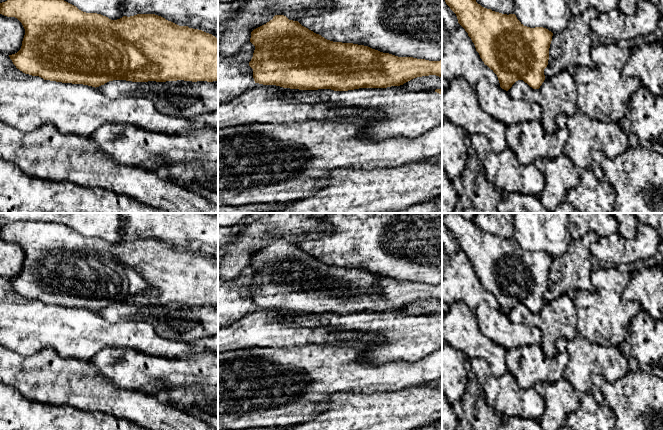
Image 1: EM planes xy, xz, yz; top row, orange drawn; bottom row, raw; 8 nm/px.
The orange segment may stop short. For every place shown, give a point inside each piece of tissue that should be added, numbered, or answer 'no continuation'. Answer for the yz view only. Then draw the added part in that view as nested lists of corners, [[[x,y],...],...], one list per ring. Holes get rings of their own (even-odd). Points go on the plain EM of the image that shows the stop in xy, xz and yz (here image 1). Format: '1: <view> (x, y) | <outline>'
no continuation

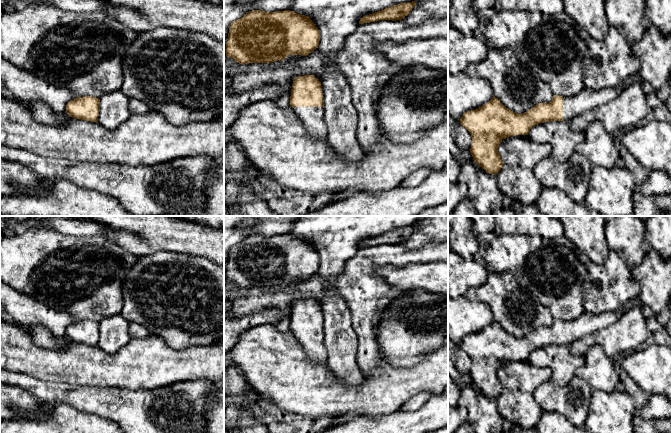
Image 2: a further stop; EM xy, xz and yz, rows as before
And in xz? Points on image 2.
1: xz (312, 342) | [[[294,331],[307,358],[321,366],[328,366],[328,352],[324,346],[324,331]]]

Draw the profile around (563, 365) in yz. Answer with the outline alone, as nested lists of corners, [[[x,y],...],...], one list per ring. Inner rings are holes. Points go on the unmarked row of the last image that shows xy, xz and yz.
[[[549,345],[533,350],[528,361],[537,367],[549,367],[550,381],[555,385],[565,386],[584,364],[584,357],[572,355],[567,345]]]

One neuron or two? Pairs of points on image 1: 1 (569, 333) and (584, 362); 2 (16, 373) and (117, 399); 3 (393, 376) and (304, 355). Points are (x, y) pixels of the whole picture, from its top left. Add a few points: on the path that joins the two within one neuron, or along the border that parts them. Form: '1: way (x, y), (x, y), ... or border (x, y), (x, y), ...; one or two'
1: border (577, 332), (571, 339), (557, 338); two
2: way (41, 377), (74, 382), (92, 393); one
3: way (371, 376), (356, 376), (340, 369), (326, 369); one

